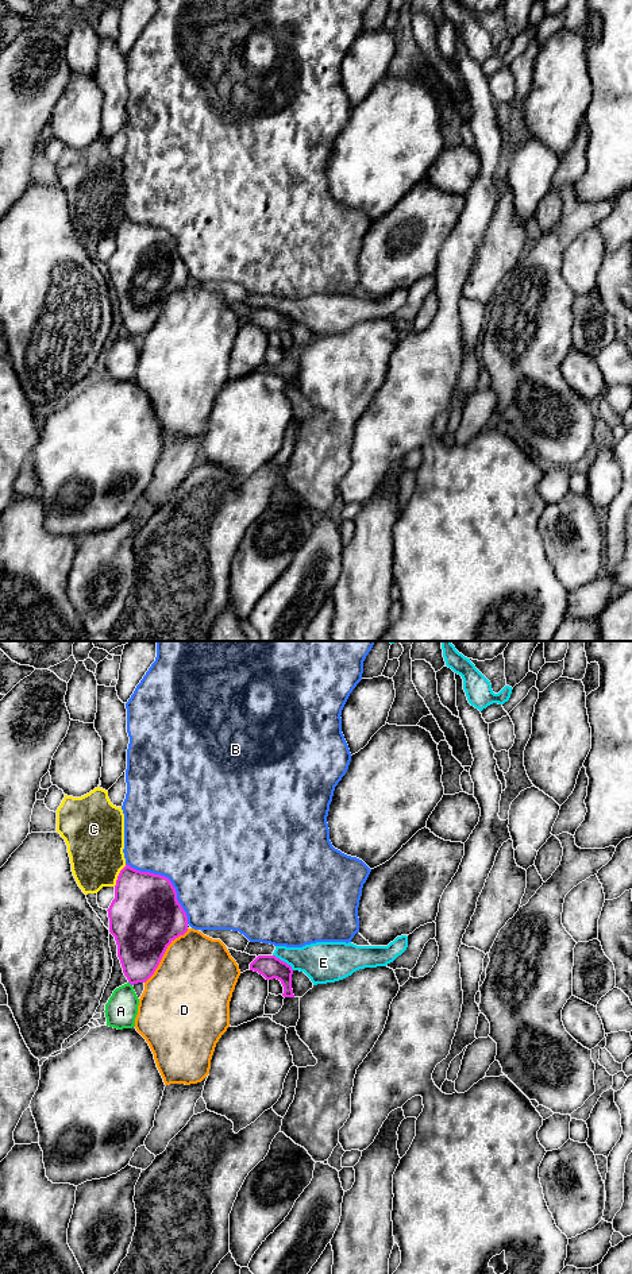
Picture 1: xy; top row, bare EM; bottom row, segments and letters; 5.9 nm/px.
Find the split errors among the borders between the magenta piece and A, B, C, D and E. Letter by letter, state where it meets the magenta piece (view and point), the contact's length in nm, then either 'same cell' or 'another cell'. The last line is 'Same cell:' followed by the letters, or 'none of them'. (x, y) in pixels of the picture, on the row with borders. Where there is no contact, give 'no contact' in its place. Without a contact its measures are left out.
A: xy (130, 983) | 40 nm | another cell
B: xy (169, 880) | 500 nm | another cell
C: xy (119, 875) | 150 nm | another cell
D: xy (164, 953) | 420 nm | another cell
E: xy (282, 961) | 160 nm | another cell
Same cell: none of them

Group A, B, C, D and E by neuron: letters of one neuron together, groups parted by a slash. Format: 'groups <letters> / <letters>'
groups A / B / C / D / E

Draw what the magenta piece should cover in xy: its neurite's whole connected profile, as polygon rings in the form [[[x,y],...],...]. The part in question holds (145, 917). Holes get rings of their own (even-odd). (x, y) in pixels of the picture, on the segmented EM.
[[[130,865],[120,870],[108,911],[123,973],[131,985],[146,982],[167,946],[188,931],[188,916],[172,881]]]

